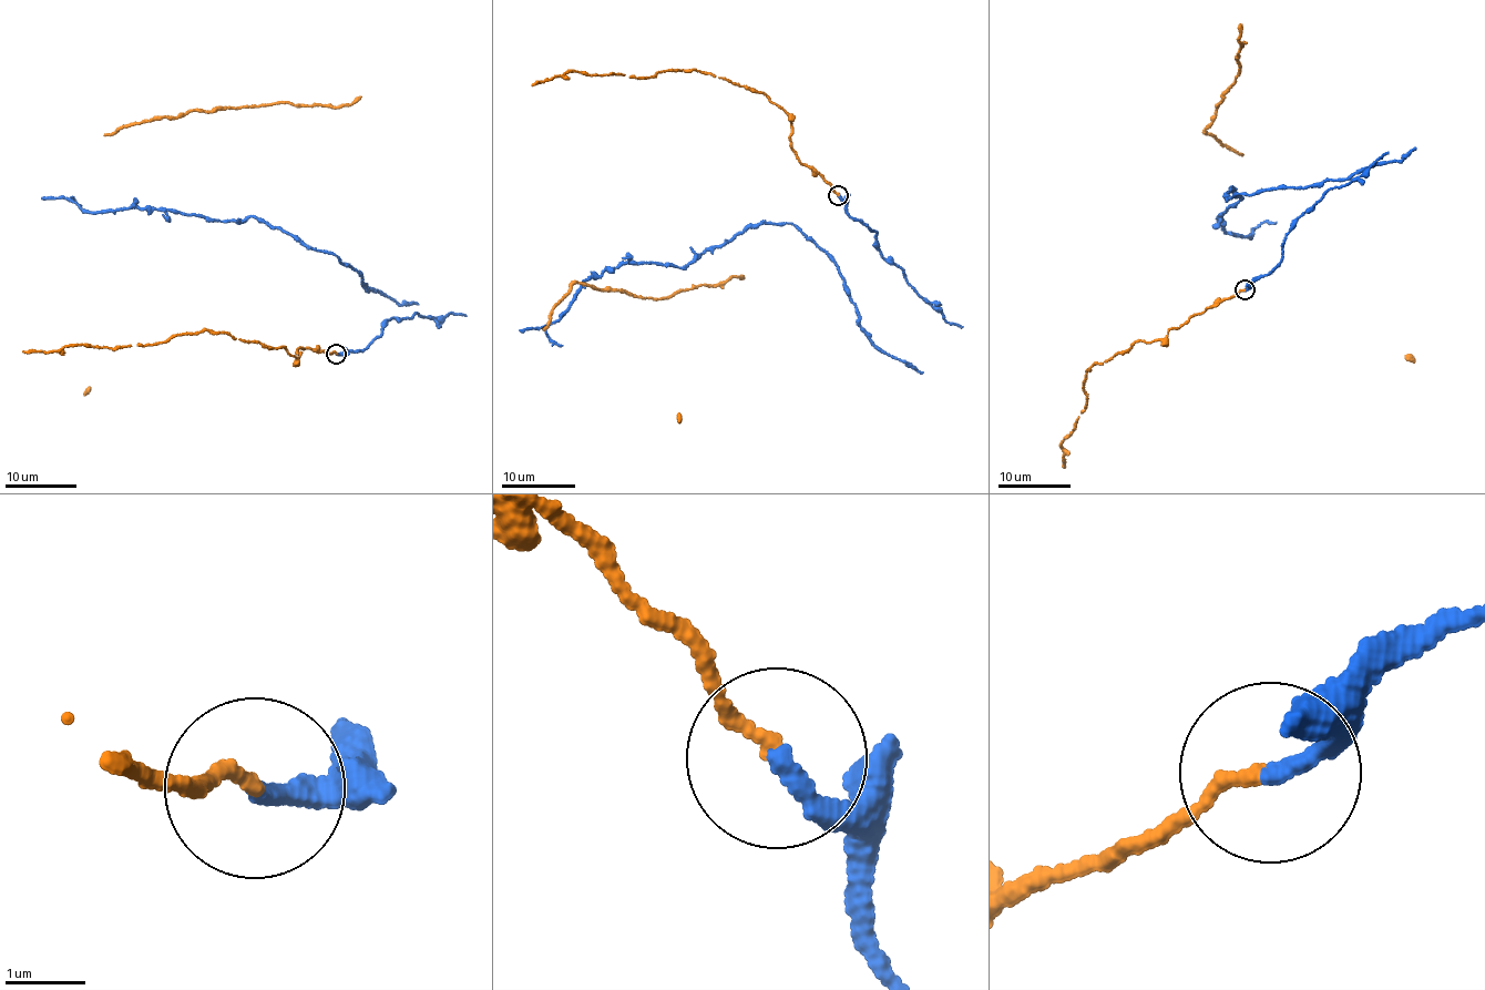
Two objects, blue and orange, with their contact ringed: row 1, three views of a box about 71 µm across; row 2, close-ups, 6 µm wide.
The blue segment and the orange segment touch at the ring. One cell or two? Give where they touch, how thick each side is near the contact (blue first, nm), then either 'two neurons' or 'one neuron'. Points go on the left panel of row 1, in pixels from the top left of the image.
at (336, 354); 220 nm thick on the blue side, 170 nm on the other; one neuron

